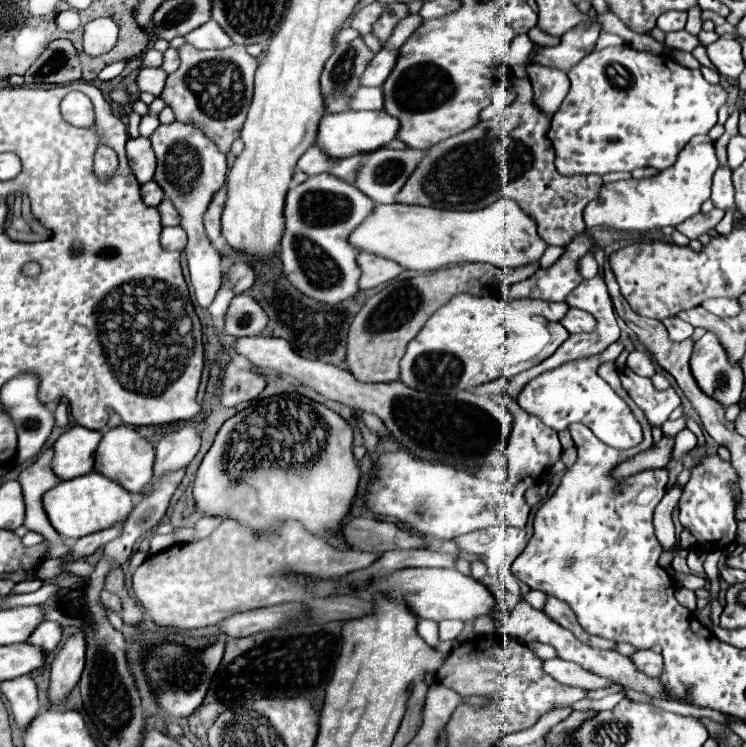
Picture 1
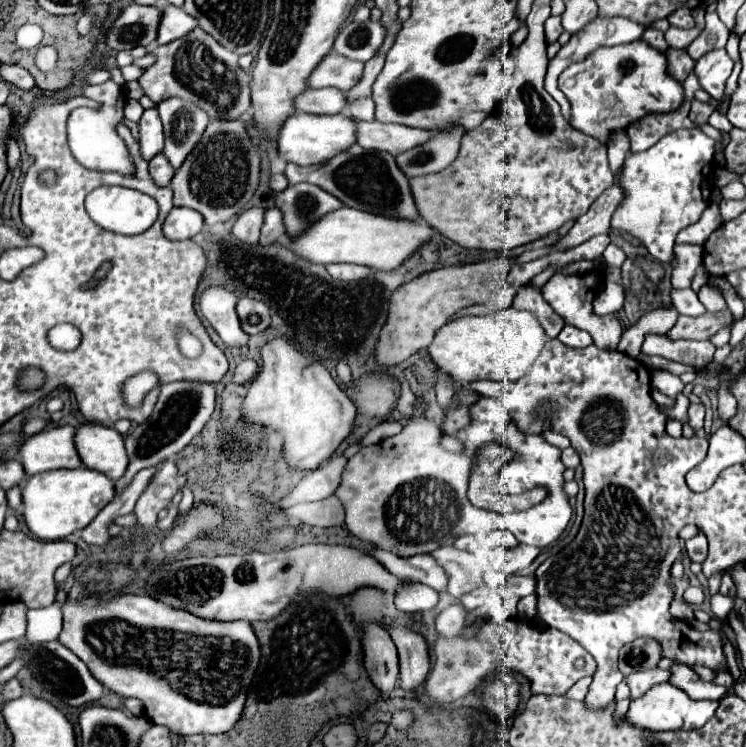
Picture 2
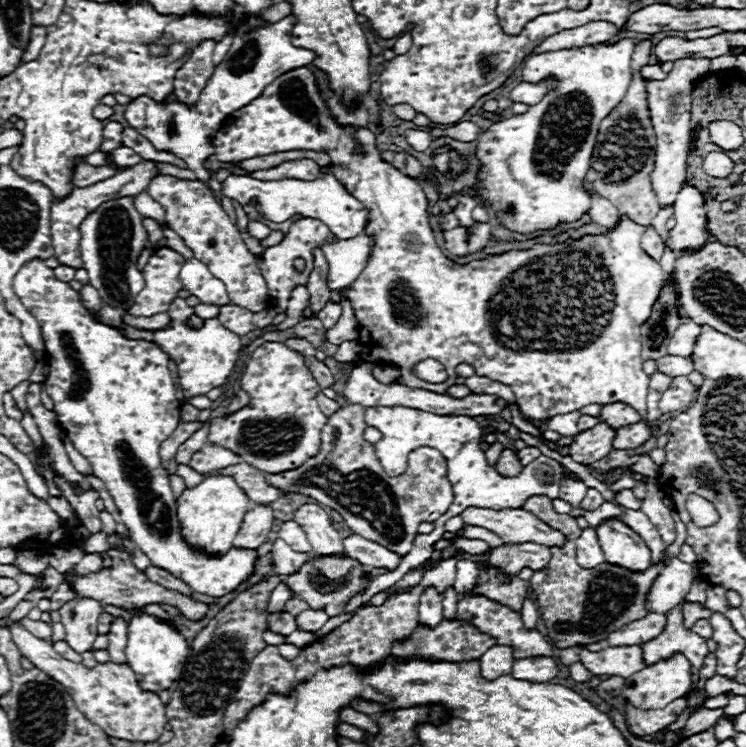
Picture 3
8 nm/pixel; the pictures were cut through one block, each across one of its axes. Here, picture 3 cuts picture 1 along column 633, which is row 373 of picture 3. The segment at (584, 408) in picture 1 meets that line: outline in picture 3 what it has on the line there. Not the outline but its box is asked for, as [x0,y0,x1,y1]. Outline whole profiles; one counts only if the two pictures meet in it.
[414,358,448,384]

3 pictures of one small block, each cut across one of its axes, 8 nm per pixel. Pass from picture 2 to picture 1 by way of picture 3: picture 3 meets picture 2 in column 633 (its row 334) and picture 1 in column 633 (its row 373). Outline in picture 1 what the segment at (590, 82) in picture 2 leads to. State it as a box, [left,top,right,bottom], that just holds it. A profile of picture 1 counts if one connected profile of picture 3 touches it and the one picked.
[548,46,726,176]

